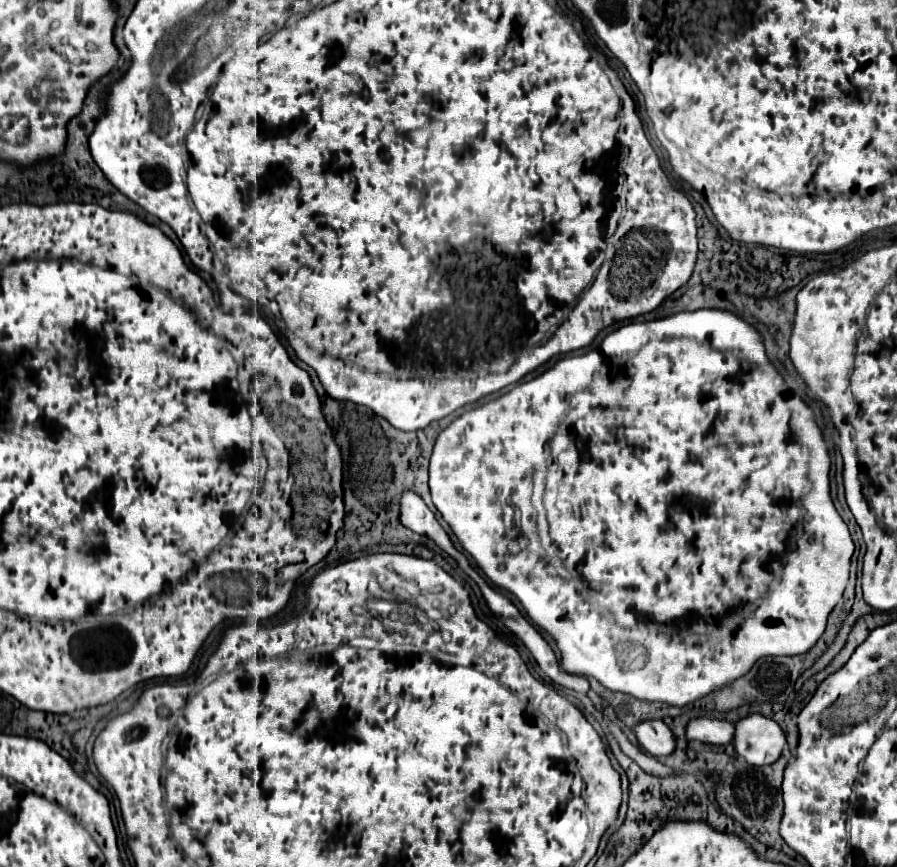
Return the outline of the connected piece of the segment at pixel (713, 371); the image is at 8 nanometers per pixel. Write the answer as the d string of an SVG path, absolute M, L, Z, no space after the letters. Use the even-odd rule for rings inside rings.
M696 309L696 311L682 311L682 313L676 313L676 315L668 315L668 317L656 319L656 321L630 322L624 325L624 327L620 327L618 331L606 335L602 339L602 343L594 351L590 351L586 355L580 355L580 357L558 359L554 363L554 367L550 367L548 371L544 371L536 379L520 383L512 391L504 393L502 397L492 399L492 401L488 401L488 403L472 409L472 411L466 411L462 417L458 417L454 423L450 423L438 435L438 439L434 443L434 451L432 451L430 457L430 495L432 495L432 503L442 513L444 521L452 527L454 535L458 537L458 541L462 543L462 547L474 557L474 561L480 565L480 569L498 587L502 587L502 589L510 591L512 595L516 595L518 601L522 603L522 607L526 609L528 617L538 627L542 627L556 641L556 647L562 653L562 665L564 665L564 669L568 673L590 675L590 677L598 679L606 689L632 695L632 697L636 697L640 701L666 703L666 705L672 705L672 707L684 707L684 705L694 703L696 700L710 695L712 691L720 691L720 687L728 687L736 679L744 677L760 657L766 657L766 655L788 655L788 657L802 655L808 649L812 649L816 645L816 641L822 637L822 633L826 629L826 619L828 619L830 611L836 607L836 603L840 601L840 597L844 593L844 587L848 583L850 557L854 553L854 543L852 543L850 531L848 531L846 523L842 521L842 517L838 515L838 511L836 511L836 507L832 503L832 497L830 497L830 477L828 477L828 473L830 473L828 447L826 447L826 441L824 441L824 435L822 435L820 427L814 423L814 413L802 401L802 397L798 397L796 393L792 393L788 389L788 385L784 383L782 375L770 363L770 359L766 355L766 349L764 349L764 343L762 343L762 335L752 325L748 325L746 321L742 321L740 317L736 317L730 311L722 311L722 309ZM658 509L662 509L662 513L664 513L662 517L658 517Z

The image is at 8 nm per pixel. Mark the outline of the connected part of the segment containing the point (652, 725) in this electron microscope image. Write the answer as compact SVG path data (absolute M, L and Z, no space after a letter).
M642 721L634 727L640 745L654 757L666 757L676 749L676 735L662 721Z

